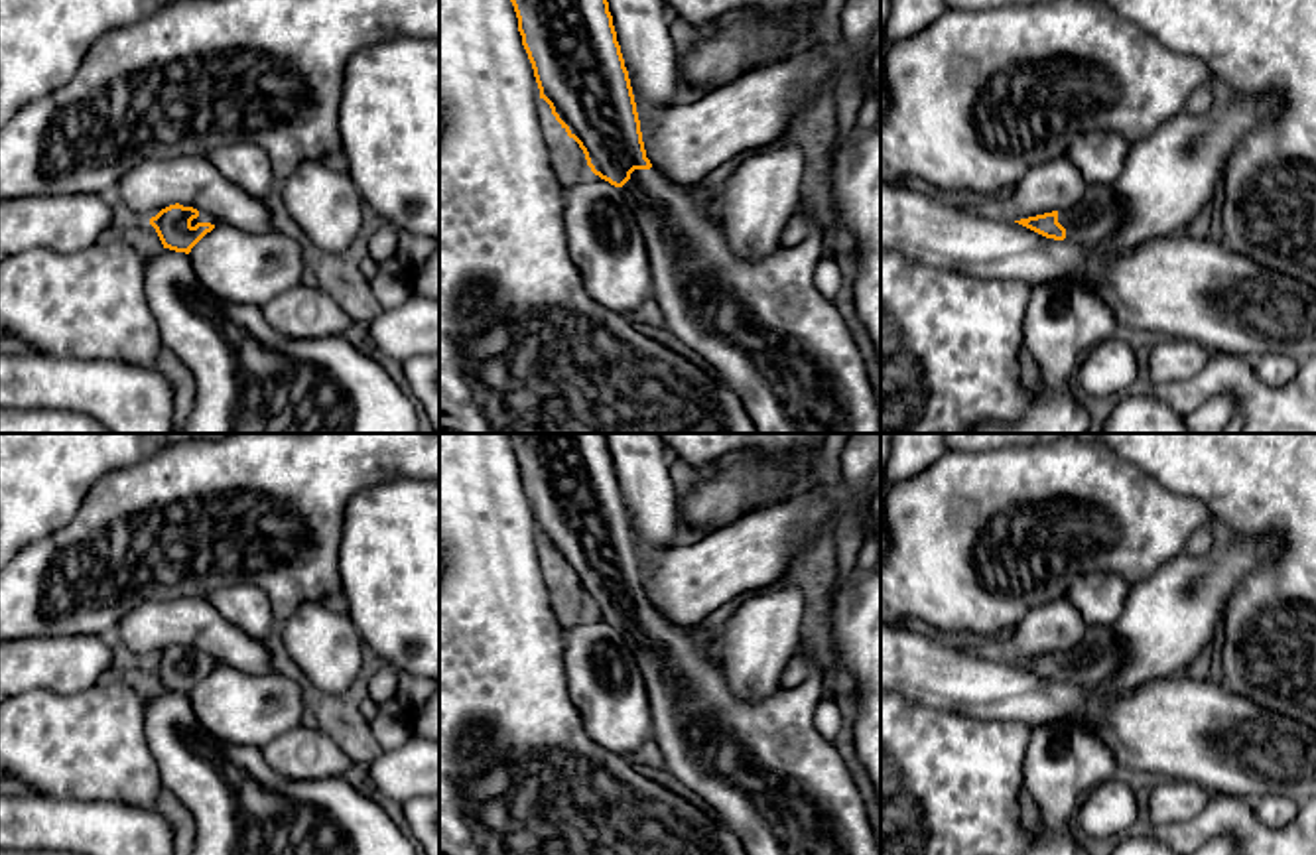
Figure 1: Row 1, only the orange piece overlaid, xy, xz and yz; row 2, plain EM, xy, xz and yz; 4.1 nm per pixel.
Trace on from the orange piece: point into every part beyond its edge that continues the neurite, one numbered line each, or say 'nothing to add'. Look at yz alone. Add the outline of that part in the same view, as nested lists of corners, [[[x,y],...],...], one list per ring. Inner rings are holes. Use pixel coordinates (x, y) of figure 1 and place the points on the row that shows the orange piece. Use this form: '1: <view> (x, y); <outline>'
1: yz (1096, 215); [[[1087,183],[1076,205],[1058,211],[1058,223],[1066,229],[1066,240],[1099,244],[1121,223],[1121,205],[1111,183]]]

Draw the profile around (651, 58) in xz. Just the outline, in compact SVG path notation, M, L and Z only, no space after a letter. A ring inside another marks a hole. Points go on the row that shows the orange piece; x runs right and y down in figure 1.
M607 0L636 104L672 106L682 87L680 53L664 0Z

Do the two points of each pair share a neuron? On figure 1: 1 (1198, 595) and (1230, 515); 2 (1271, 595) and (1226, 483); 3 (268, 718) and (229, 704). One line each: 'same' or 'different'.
1: different
2: same
3: same

